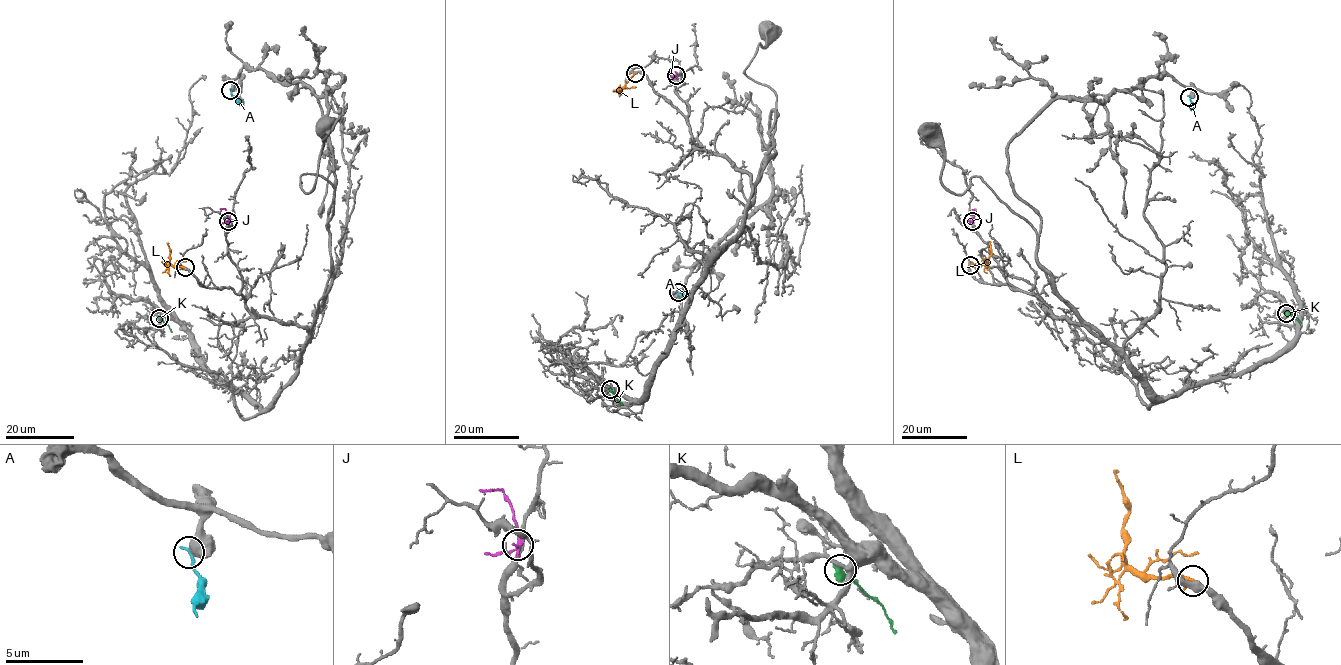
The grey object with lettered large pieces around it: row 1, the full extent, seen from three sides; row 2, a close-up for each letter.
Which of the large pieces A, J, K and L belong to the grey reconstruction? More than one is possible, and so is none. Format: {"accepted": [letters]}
{"accepted": ["L"]}

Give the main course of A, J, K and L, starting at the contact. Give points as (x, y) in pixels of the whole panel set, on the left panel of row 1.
A: (230, 90), (242, 104)
J: (228, 220), (228, 213), (220, 208)
K: (159, 318), (171, 332)
L: (184, 267), (169, 263), (167, 243)

